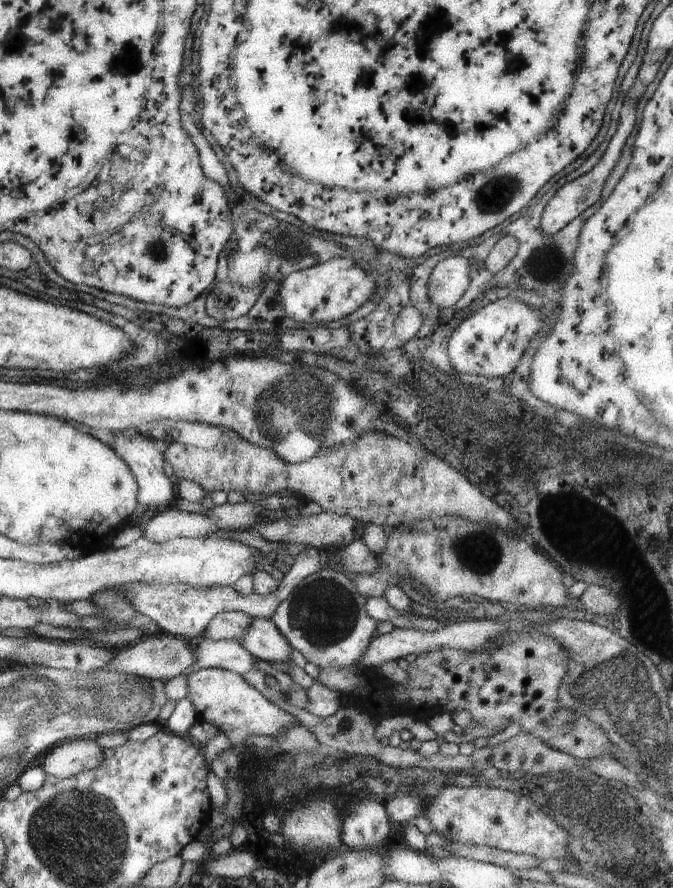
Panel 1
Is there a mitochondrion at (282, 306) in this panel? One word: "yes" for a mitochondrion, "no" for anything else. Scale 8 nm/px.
no

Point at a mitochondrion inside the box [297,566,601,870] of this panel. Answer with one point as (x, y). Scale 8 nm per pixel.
(565, 725)

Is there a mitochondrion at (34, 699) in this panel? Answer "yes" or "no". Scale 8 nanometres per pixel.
yes

